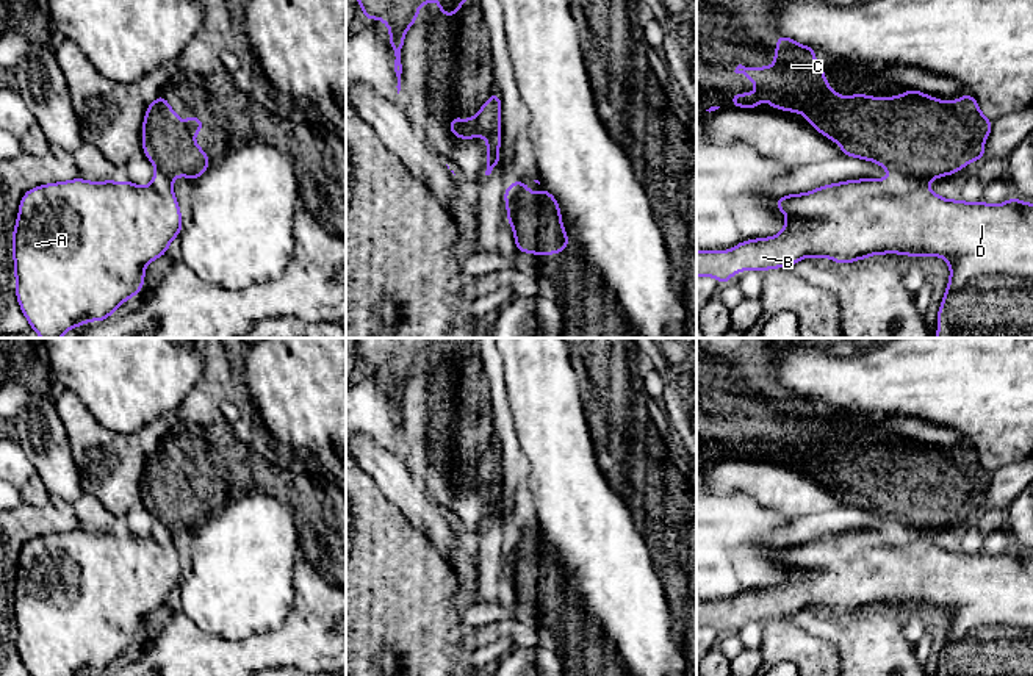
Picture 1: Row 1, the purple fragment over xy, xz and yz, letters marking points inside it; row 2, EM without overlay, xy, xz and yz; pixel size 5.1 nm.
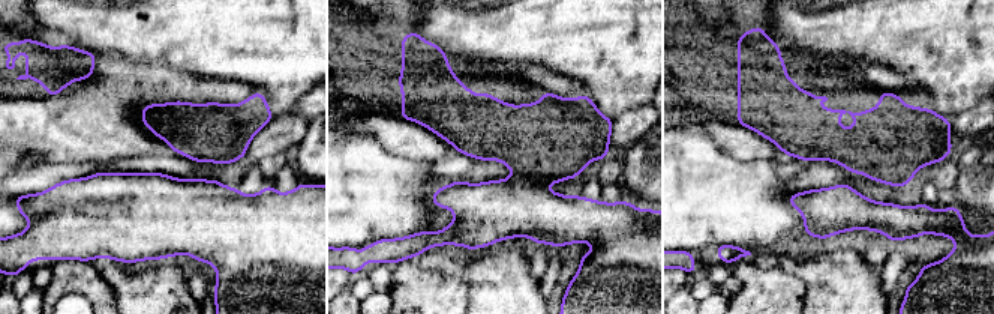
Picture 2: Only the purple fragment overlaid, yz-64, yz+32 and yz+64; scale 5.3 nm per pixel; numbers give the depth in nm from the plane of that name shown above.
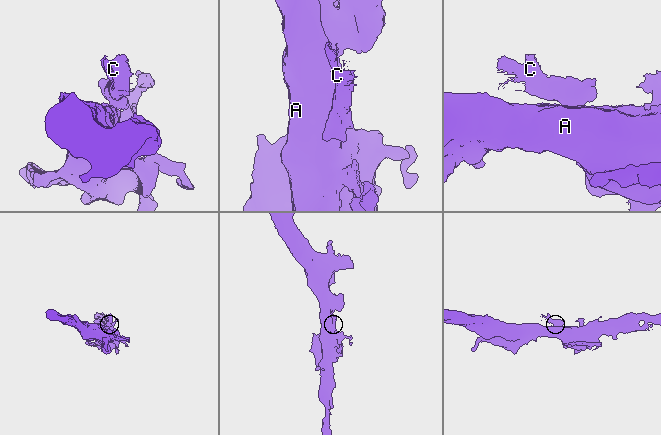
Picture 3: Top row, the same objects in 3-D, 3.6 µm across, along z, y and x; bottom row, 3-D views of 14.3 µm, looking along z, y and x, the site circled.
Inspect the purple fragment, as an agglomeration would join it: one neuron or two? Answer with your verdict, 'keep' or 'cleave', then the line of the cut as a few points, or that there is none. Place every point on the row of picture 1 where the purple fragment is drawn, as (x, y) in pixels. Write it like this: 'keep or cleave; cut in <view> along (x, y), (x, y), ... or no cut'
cleave; cut in yz along (889, 169), (911, 174), (925, 185)

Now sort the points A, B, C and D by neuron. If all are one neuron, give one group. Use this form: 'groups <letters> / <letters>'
groups A B D / C

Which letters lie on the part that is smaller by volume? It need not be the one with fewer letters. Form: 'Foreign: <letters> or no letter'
Foreign: C

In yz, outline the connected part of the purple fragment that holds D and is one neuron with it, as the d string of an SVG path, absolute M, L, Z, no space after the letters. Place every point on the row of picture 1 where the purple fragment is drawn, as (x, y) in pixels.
M889 171L891 178L848 180L825 185L806 194L783 196L775 207L787 219L779 235L739 243L729 252L696 250L696 277L712 275L725 285L745 269L773 269L792 266L804 257L826 257L836 263L851 263L880 254L933 255L948 261L952 275L938 311L936 338L1033 338L1033 203L1011 196L1005 203L967 203L947 200L930 191L912 175Z

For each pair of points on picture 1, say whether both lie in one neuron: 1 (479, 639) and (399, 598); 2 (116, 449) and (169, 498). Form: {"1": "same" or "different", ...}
{"1": "different", "2": "different"}

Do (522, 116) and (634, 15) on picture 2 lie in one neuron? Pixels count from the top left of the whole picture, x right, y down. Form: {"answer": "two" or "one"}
{"answer": "two"}

